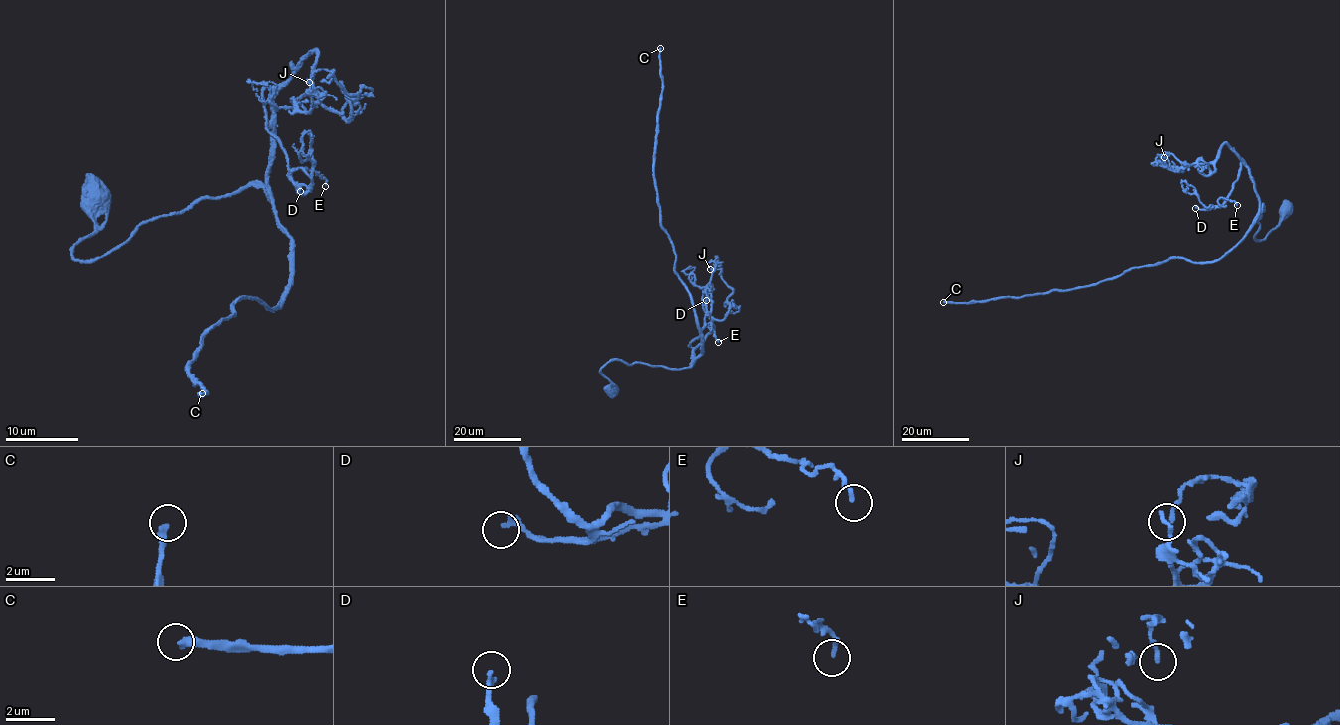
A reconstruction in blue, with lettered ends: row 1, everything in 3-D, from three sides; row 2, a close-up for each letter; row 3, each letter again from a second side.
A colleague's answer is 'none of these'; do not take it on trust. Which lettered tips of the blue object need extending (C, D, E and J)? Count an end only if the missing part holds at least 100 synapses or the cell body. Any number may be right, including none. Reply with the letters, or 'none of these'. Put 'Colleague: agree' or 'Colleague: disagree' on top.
Colleague: disagree
C

